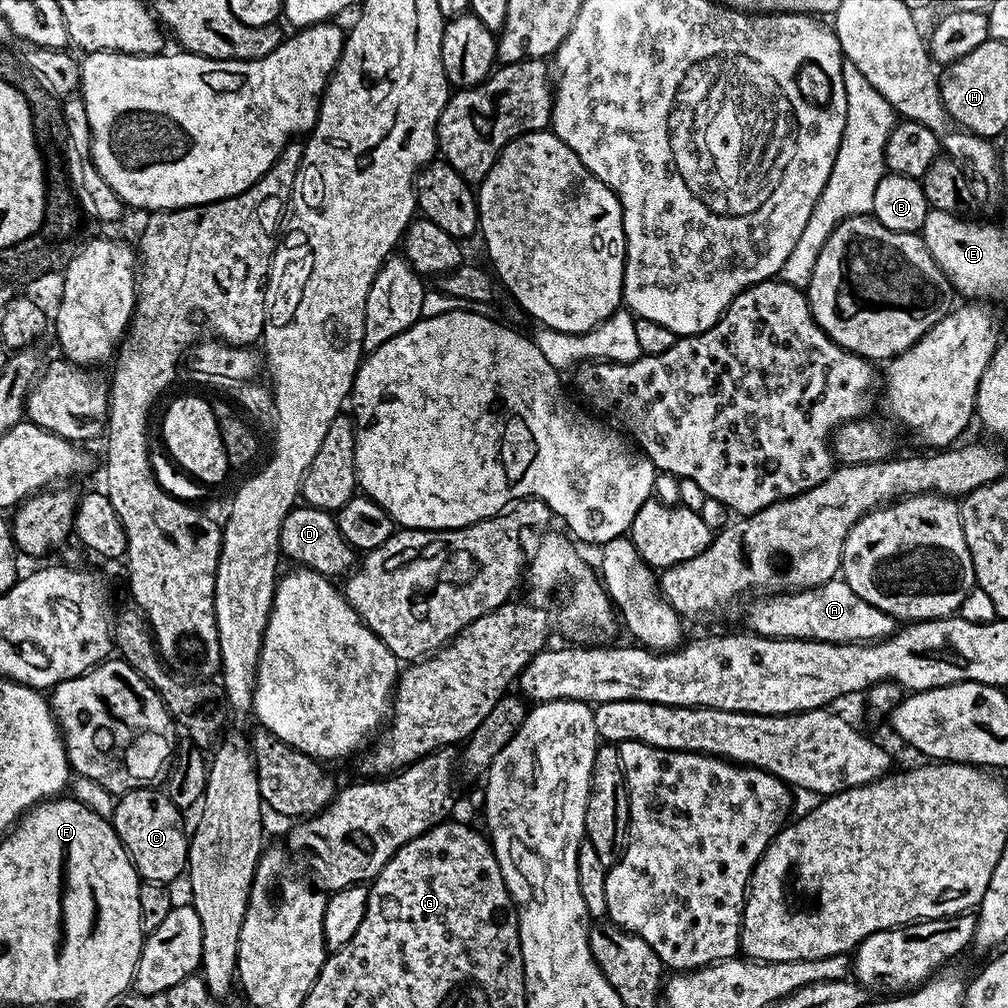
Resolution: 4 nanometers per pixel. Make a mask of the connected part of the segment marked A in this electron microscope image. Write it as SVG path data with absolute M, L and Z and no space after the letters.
M833 578L817 588L805 588L791 594L764 594L753 600L756 601L748 608L747 627L758 636L775 636L781 640L828 640L832 644L855 644L883 640L898 628L897 621L890 614L858 598L858 594L850 590L843 578Z

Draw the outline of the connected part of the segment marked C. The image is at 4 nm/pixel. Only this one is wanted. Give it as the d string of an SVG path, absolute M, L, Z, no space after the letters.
M145 786L119 793L116 809L110 817L112 829L118 834L122 846L128 851L132 865L145 880L157 880L171 885L185 875L188 866L189 833L184 832L185 813L170 802L163 787Z

